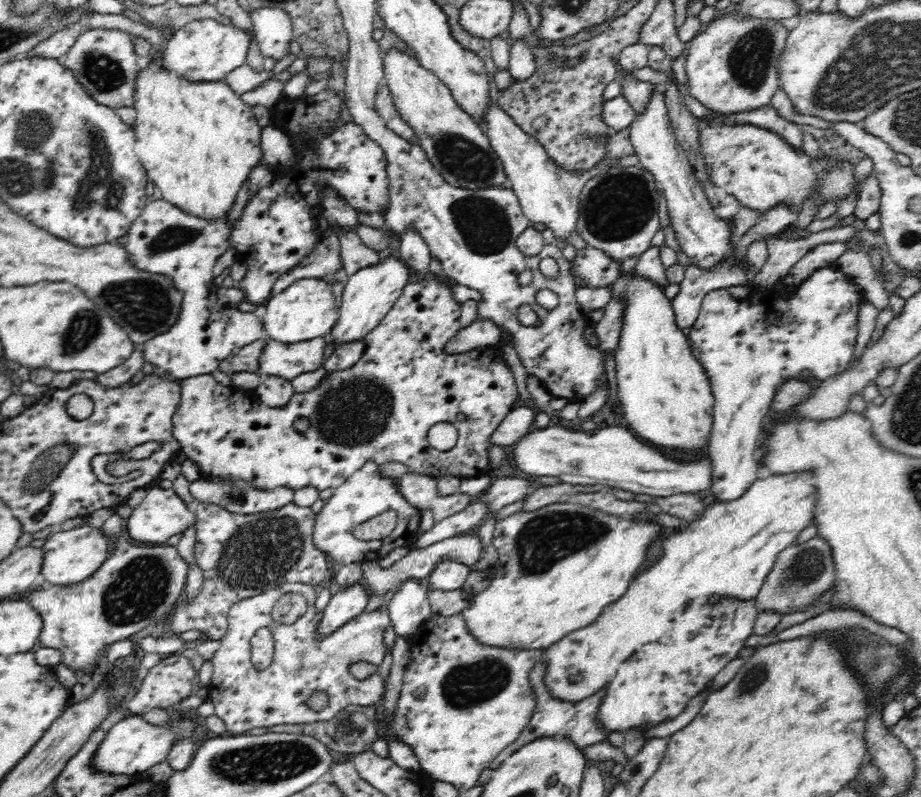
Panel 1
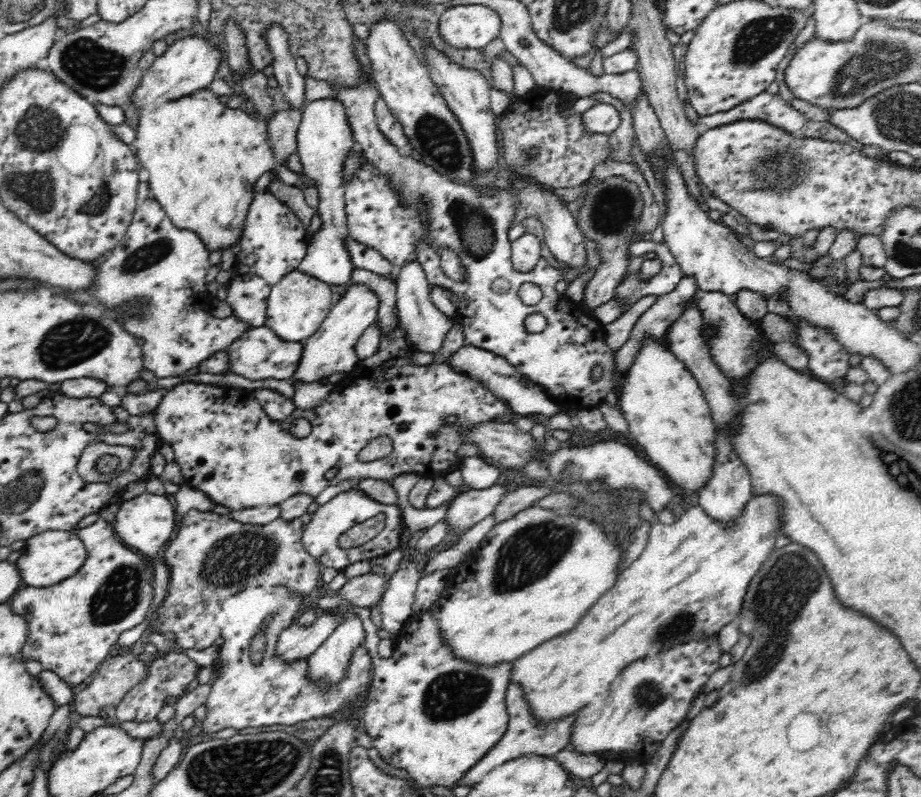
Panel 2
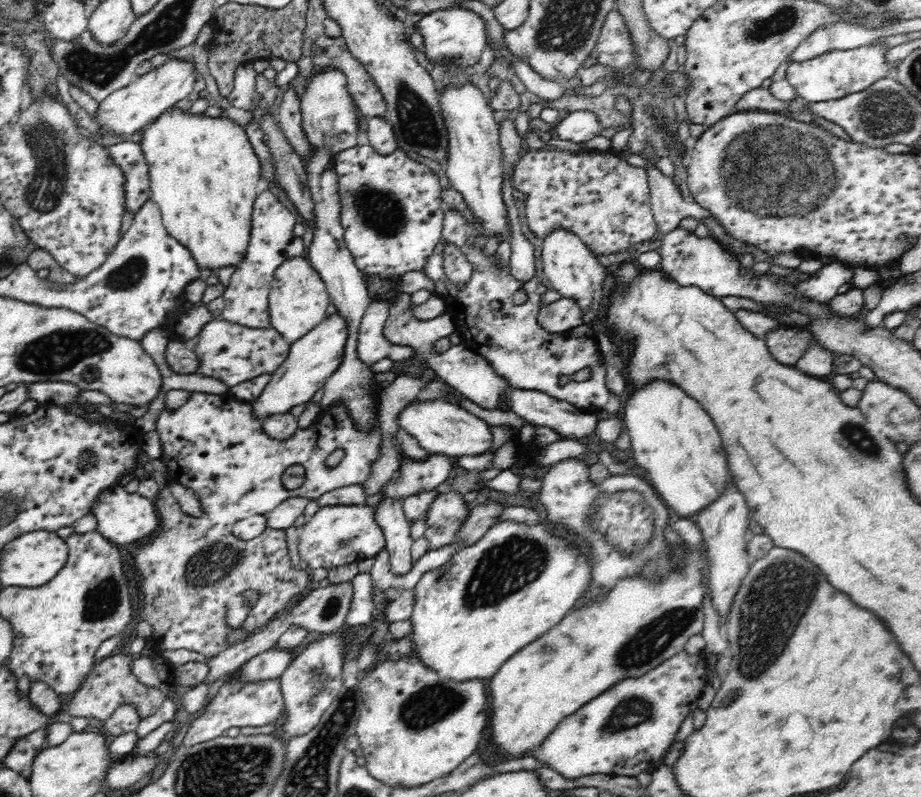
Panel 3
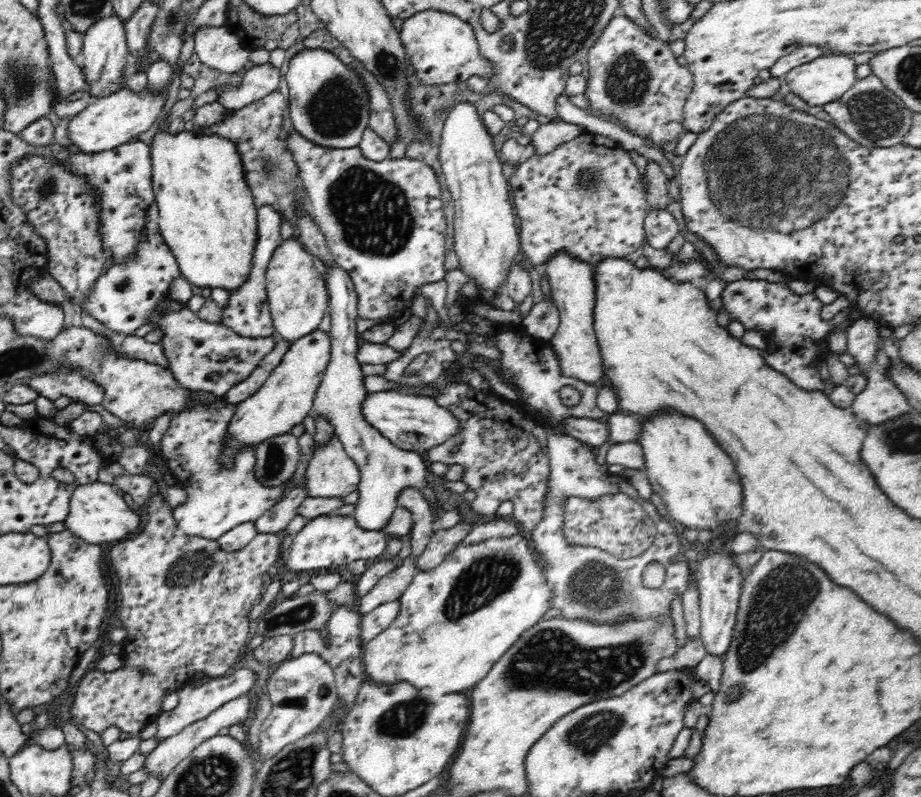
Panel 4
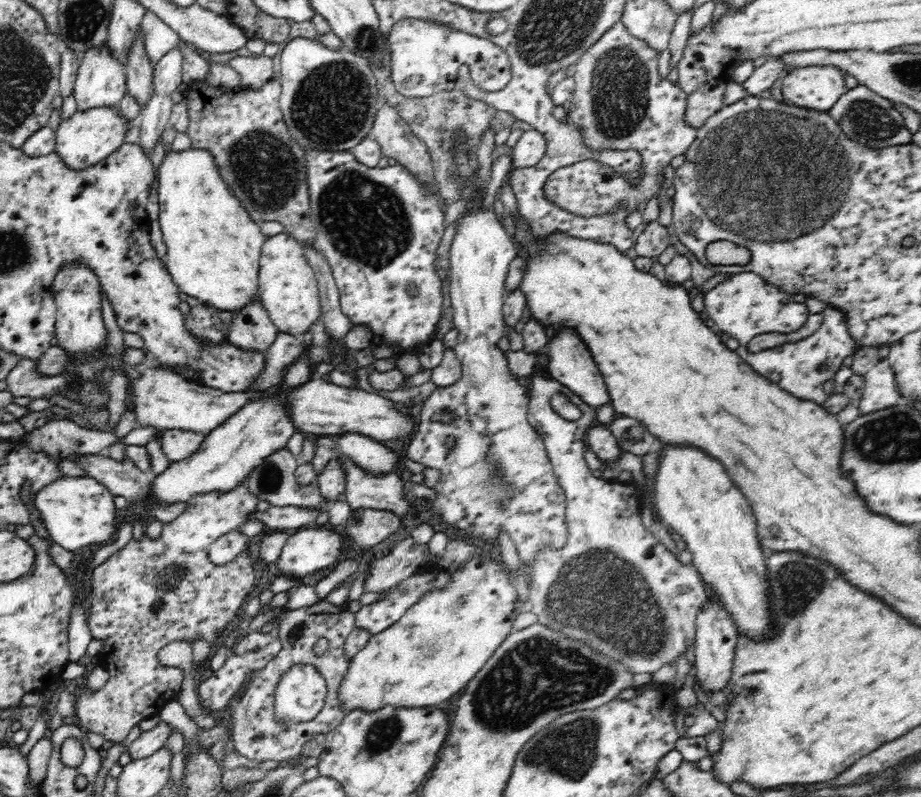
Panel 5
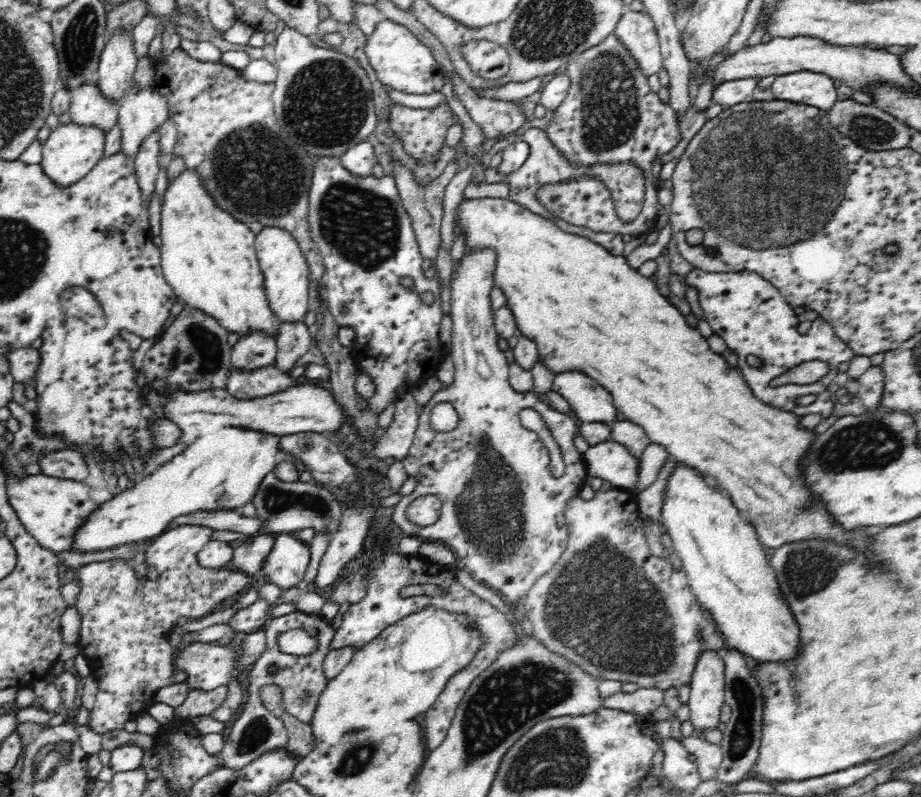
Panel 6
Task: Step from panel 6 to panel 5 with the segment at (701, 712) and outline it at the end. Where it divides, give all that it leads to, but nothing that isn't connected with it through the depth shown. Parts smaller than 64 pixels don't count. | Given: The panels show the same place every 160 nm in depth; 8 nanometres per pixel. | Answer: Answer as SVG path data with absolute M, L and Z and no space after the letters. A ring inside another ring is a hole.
M710 598L706 610L698 614L695 631L694 666L696 668L696 678L704 694L712 694L718 691L727 690L729 680L733 673L733 664L736 648L738 646L738 633L730 614L722 610L722 606L714 603Z

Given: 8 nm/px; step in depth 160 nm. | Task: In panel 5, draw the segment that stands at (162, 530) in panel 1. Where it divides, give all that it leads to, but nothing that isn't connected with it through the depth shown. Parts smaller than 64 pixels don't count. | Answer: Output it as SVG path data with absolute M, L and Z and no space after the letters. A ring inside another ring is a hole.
M58 476L44 484L34 496L34 509L38 511L51 540L62 548L76 551L82 546L96 544L116 536L118 510L114 506L114 495L96 479L84 476Z

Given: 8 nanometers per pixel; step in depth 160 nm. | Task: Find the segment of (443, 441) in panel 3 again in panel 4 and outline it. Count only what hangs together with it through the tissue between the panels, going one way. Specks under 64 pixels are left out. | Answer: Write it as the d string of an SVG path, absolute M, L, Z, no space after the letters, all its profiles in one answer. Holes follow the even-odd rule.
M395 390L368 392L362 398L360 411L366 422L376 427L380 434L388 438L392 444L412 452L438 446L446 442L448 436L453 438L460 430L458 419L450 411L438 406L438 403L430 396L420 397L419 394L410 395L410 393Z

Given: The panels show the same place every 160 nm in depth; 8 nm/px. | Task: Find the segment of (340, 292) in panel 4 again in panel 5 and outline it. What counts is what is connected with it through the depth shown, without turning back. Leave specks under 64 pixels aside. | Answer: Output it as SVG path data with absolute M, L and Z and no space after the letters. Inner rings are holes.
M358 433L338 436L339 450L351 458L354 464L372 474L392 472L401 466L401 459L388 445Z

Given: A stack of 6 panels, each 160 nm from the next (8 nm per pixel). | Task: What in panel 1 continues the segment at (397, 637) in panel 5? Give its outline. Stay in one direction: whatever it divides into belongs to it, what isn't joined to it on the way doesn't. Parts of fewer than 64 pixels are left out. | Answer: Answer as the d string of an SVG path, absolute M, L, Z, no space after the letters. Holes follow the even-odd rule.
M572 502L554 503L530 512L520 510L511 514L508 518L504 518L504 520L496 521L494 527L492 546L496 548L498 558L492 566L486 569L489 586L480 593L467 594L469 605L460 614L465 619L467 630L469 630L468 633L474 635L474 639L479 644L504 648L505 650L548 649L555 642L562 640L566 635L585 628L587 625L592 625L592 622L595 622L595 619L602 613L605 606L617 602L628 591L628 586L633 582L632 578L644 566L648 546L652 542L657 544L659 541L658 538L662 536L662 532L665 532L663 525L658 522L650 523L649 521L645 524L638 524L636 521L630 521L629 517L606 514L602 511Z

